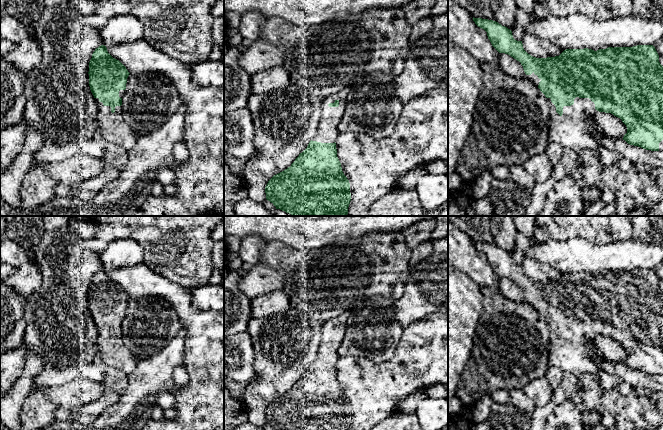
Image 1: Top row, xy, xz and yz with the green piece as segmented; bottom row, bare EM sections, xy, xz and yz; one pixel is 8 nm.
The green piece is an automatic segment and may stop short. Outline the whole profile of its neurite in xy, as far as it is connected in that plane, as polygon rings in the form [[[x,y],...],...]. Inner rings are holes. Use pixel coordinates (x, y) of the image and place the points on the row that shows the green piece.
[[[101,45],[95,49],[89,62],[89,86],[98,104],[96,123],[99,134],[125,150],[131,150],[137,133],[122,119],[122,97],[125,93],[129,72]]]

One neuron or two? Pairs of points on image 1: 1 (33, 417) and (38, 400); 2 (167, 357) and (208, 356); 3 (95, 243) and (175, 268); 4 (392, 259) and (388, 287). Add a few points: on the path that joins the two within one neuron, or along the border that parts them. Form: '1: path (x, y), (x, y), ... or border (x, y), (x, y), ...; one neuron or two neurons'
1: path (36, 413), (37, 404); one neuron
2: border (186, 334), (185, 353), (181, 364); two neurons
3: path (115, 231), (138, 231), (155, 248); one neuron
4: path (388, 266), (388, 280); one neuron

